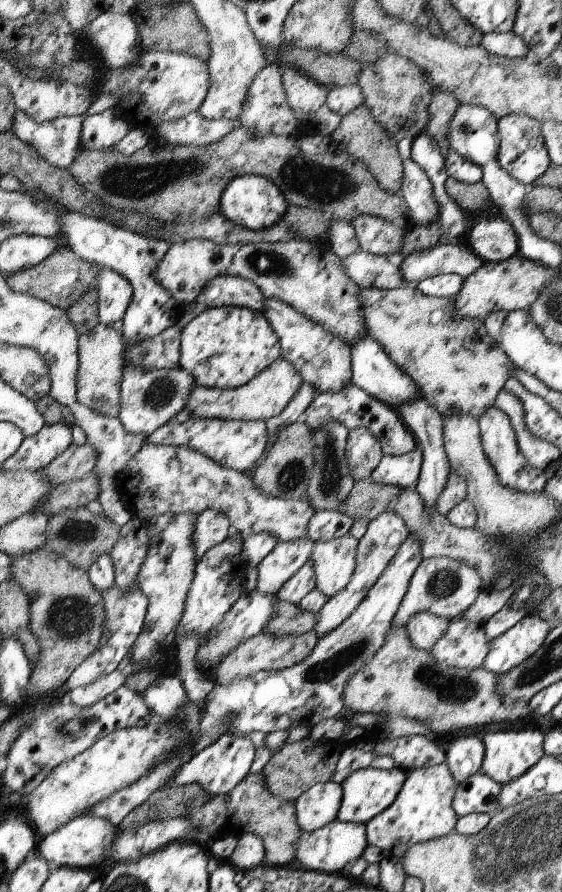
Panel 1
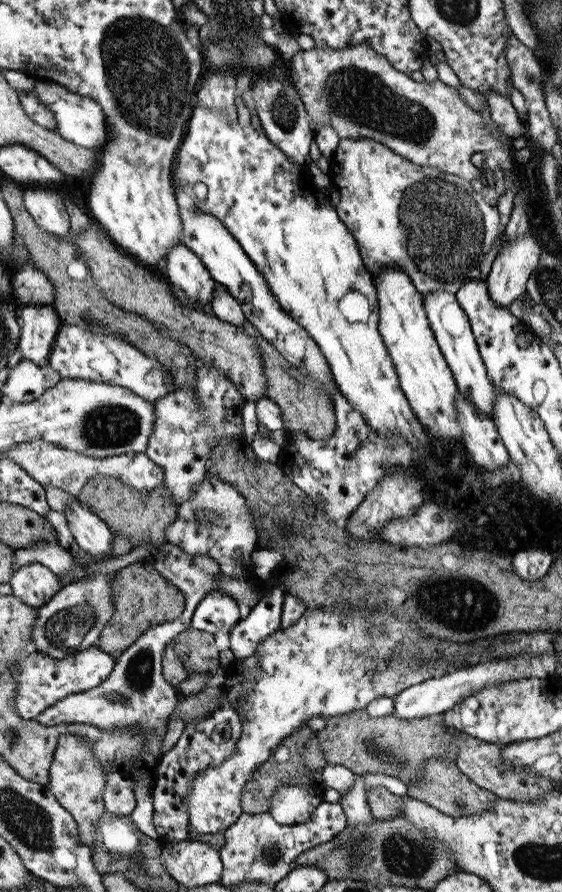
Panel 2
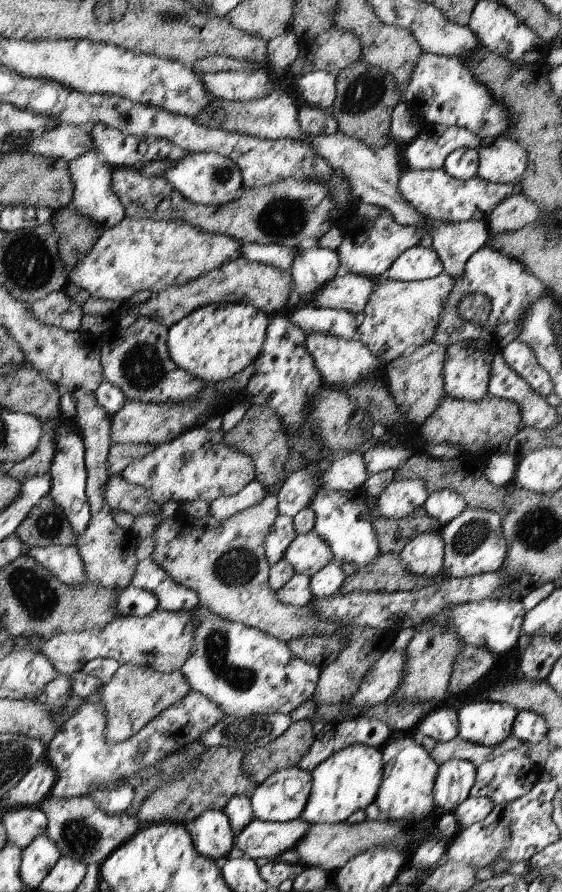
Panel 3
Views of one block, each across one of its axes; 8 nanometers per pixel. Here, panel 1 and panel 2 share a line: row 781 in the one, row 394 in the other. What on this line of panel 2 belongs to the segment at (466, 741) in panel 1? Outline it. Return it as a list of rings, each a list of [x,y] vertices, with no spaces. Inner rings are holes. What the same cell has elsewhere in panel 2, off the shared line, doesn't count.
[[[456,394],[457,420],[461,427],[464,450],[470,454],[470,462],[490,473],[506,469],[509,454],[499,438],[491,416],[483,414],[465,394]]]

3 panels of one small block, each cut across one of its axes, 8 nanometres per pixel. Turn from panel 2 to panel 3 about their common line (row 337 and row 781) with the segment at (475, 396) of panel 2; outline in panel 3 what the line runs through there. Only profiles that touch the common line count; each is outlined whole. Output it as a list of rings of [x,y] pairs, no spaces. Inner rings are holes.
[[[452,759],[438,767],[434,783],[435,806],[453,813],[469,797],[476,780],[477,767],[467,760]]]

